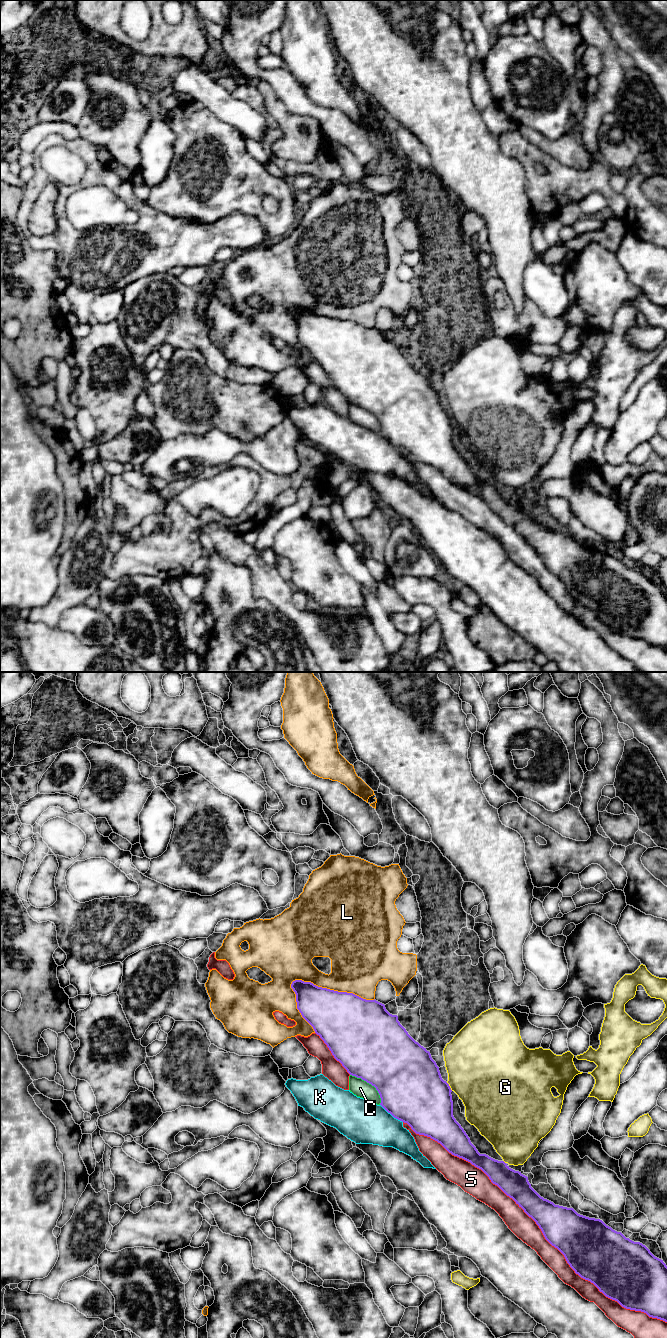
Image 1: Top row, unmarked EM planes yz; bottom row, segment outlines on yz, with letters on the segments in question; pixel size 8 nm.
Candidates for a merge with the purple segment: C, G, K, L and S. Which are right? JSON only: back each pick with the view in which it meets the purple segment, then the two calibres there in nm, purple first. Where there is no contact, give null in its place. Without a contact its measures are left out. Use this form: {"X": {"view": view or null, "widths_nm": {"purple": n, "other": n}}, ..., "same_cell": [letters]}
{"S": {"view": "yz", "widths_nm": {"purple": 320, "other": 190}}, "same_cell": ["S"]}

